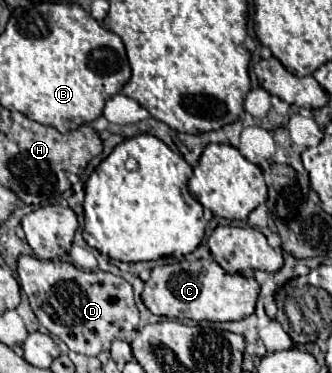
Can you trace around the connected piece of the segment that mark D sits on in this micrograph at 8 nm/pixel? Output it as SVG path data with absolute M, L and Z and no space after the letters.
M29 255L17 259L19 285L27 293L39 323L59 337L71 351L97 355L109 349L113 339L125 339L139 323L131 285L107 271L83 271L60 260L41 260Z

